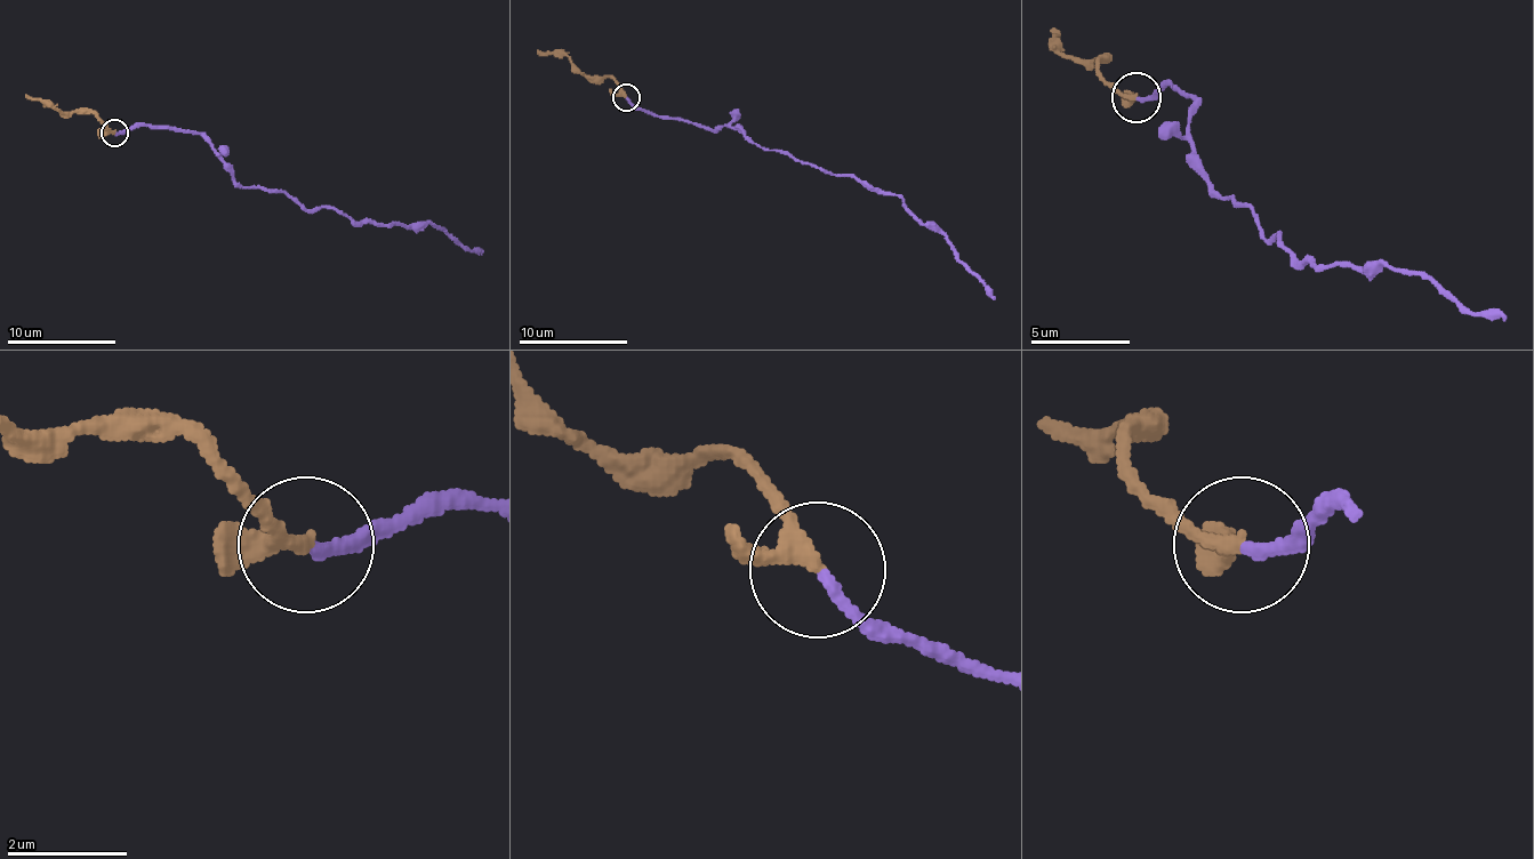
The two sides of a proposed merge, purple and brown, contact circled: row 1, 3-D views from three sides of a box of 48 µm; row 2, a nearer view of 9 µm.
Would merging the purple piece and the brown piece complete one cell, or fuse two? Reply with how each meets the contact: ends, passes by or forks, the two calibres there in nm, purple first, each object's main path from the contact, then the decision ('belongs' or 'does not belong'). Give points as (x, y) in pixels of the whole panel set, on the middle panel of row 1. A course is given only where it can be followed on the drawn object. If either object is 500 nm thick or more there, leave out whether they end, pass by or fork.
purple ends; brown passes by; calibres 180 and 240 nm; course purple (625, 96), (658, 115), (736, 126), (753, 143), (891, 191), (921, 224), (931, 224), (942, 234), (994, 299); course brown (625, 96), (611, 78), (587, 78), (571, 61), (538, 50); belongs

